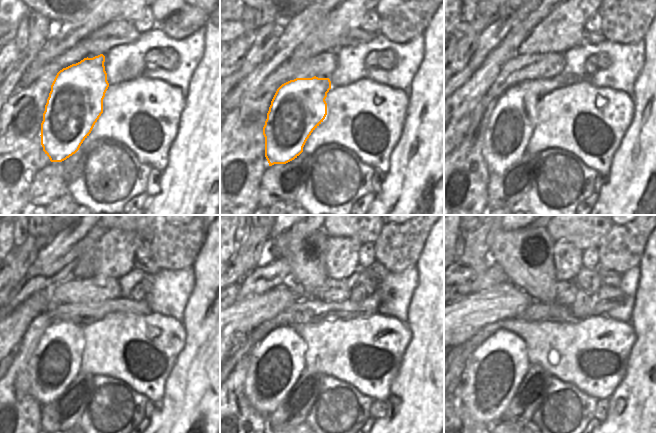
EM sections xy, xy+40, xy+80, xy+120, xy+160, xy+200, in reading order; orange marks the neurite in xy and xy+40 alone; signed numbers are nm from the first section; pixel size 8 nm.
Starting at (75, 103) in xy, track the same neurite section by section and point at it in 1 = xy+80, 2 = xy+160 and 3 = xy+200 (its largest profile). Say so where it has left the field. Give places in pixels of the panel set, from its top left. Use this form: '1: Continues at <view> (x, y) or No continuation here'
1: Continues at xy+80 (509, 128)
2: Continues at xy+160 (275, 364)
3: Continues at xy+200 (493, 372).

